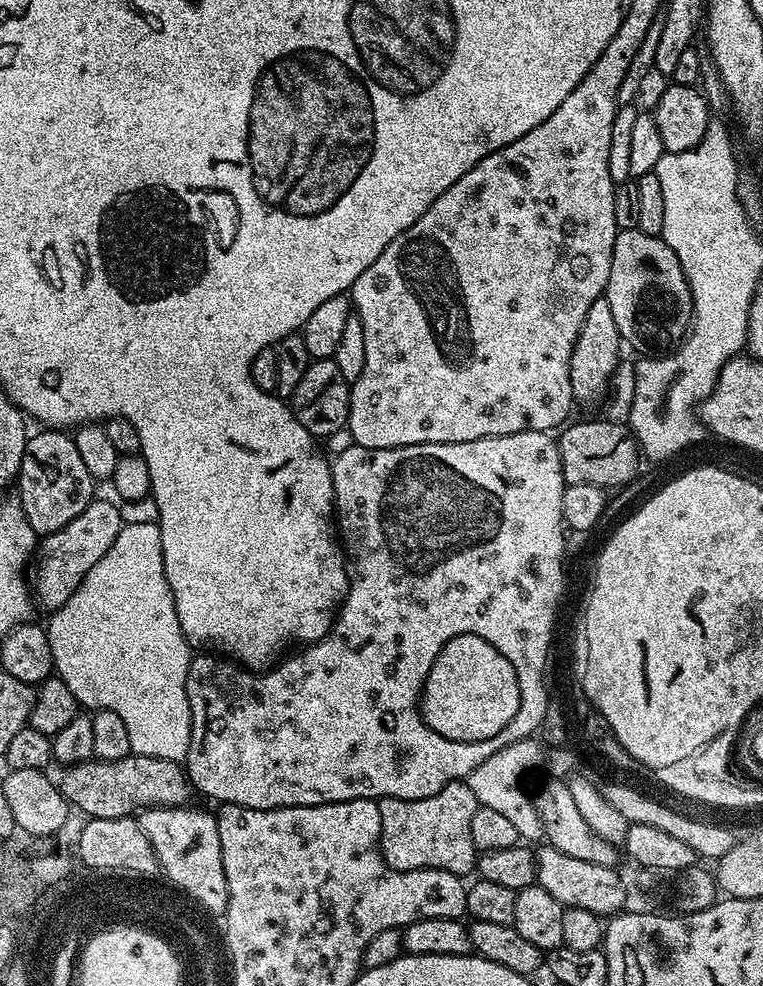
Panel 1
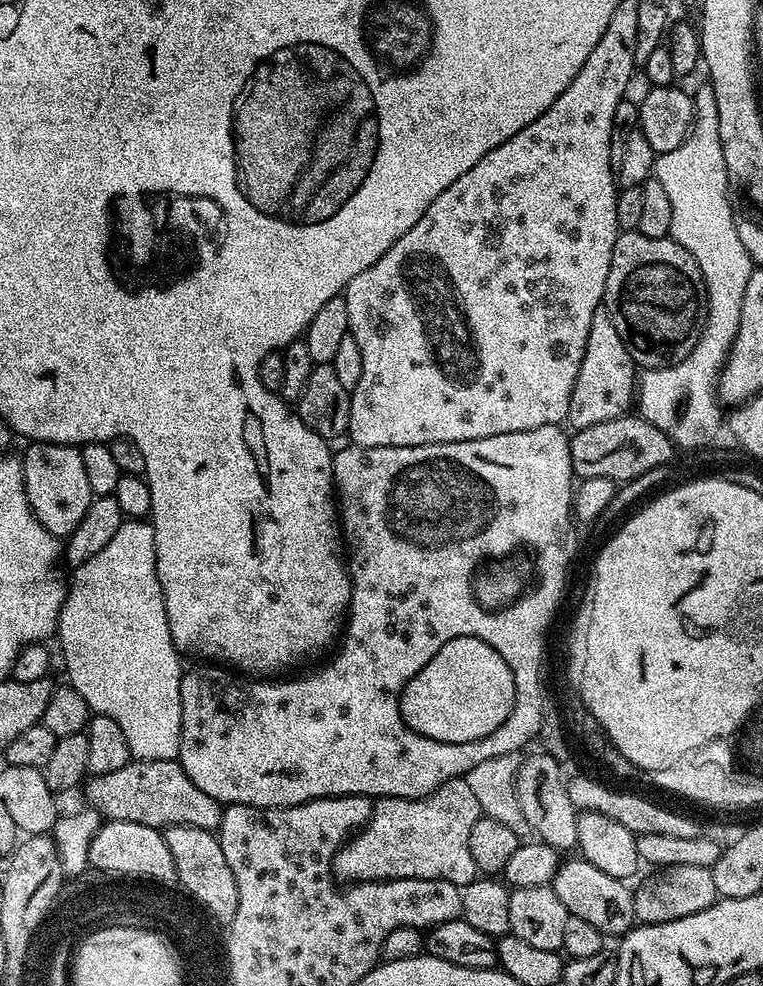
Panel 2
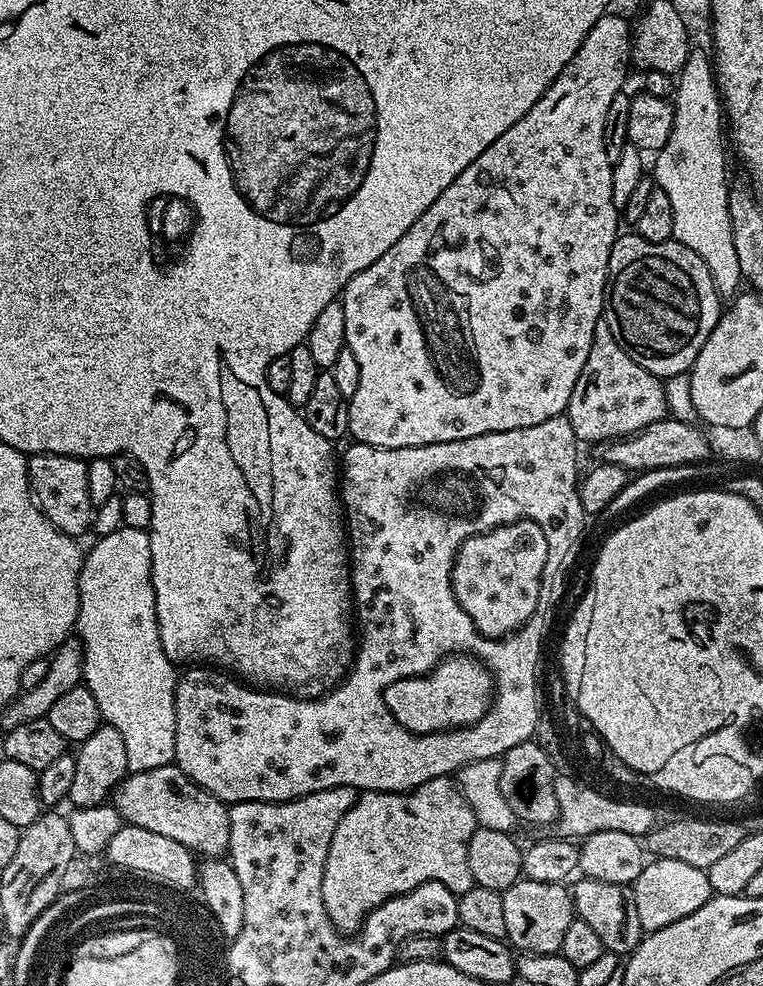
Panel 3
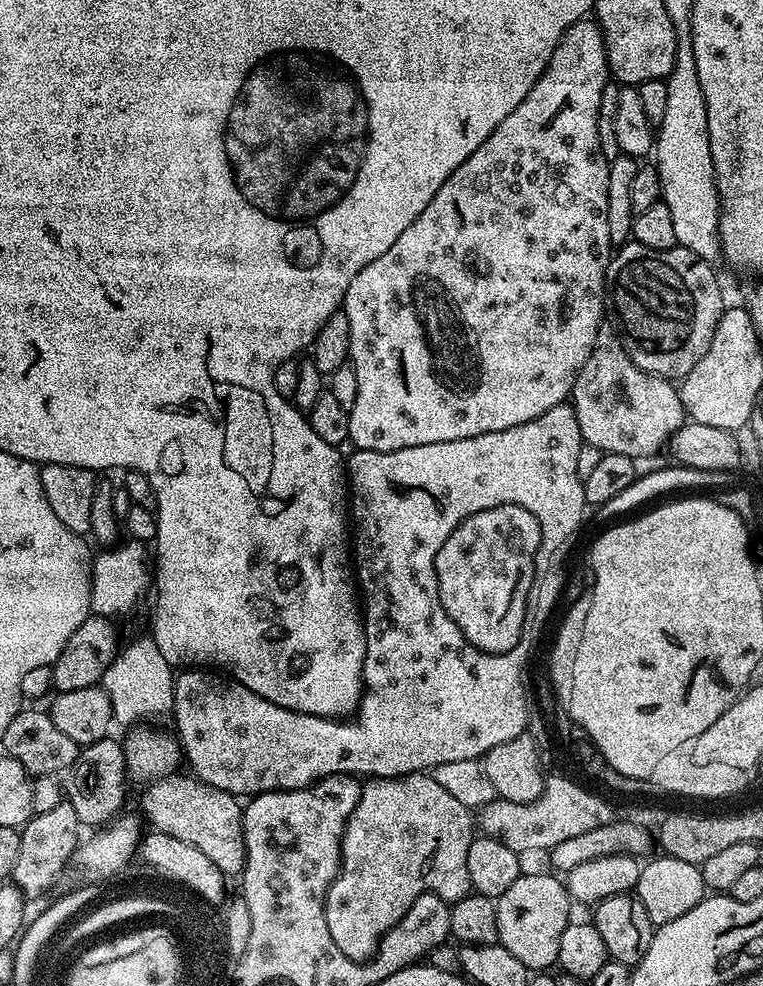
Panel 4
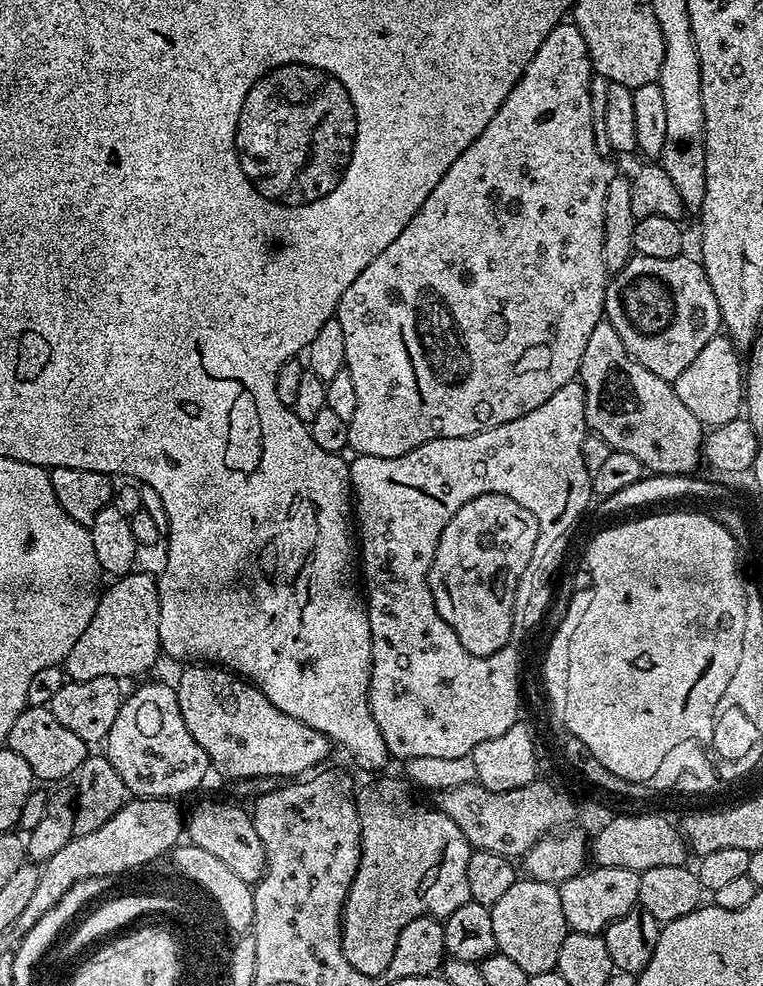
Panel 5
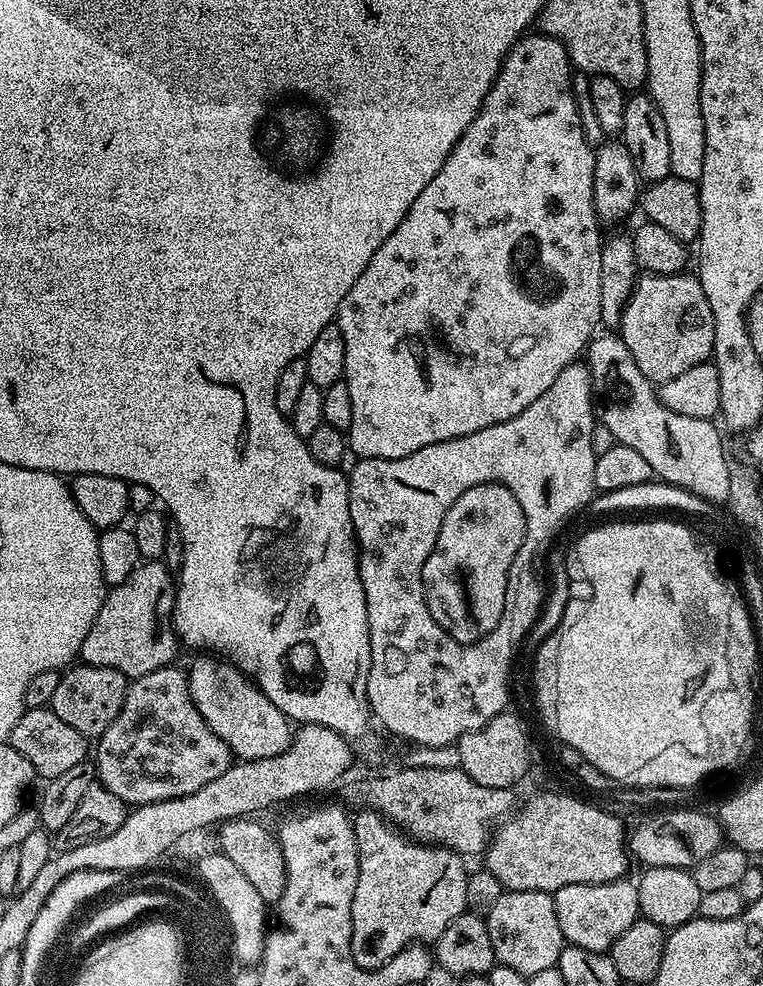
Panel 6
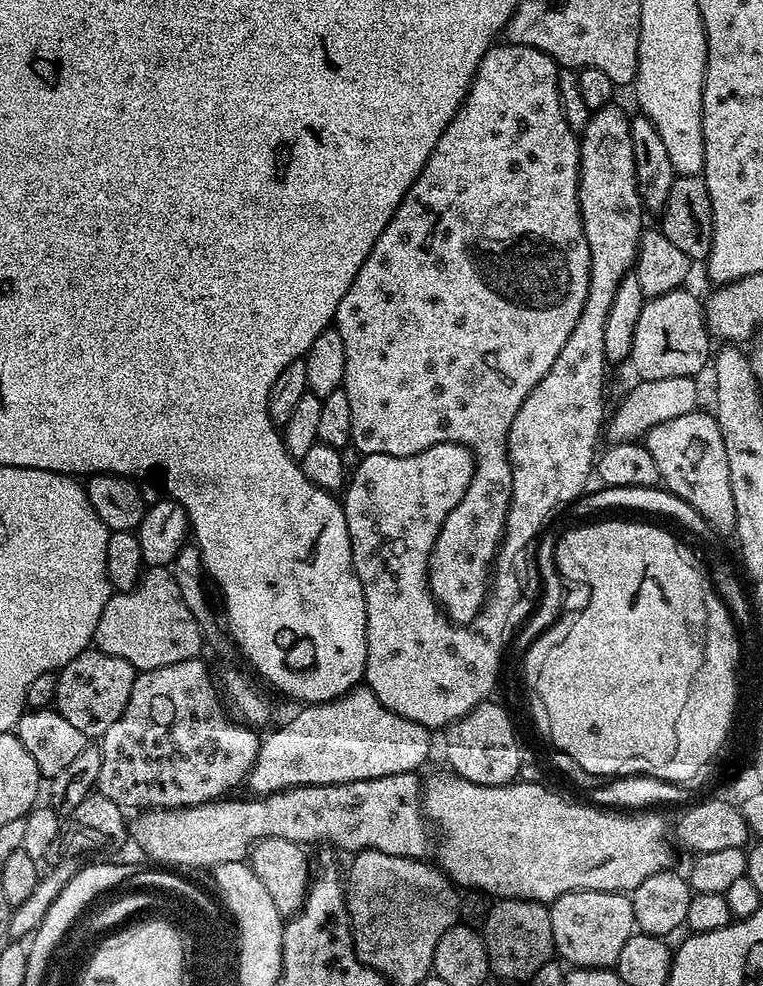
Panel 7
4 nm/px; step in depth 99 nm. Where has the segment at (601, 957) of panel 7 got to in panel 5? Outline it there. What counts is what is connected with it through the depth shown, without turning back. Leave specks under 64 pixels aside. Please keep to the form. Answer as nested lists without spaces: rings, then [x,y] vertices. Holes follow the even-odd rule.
[[[618,866],[589,867],[574,878],[558,885],[562,898],[562,914],[566,914],[569,929],[582,934],[600,934],[622,914],[637,907],[640,898],[640,873]]]

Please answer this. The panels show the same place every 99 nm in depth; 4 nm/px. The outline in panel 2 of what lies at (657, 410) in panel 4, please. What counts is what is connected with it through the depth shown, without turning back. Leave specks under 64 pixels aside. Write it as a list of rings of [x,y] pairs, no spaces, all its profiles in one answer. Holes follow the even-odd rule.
[[[602,306],[594,314],[594,322],[590,322],[586,354],[582,354],[582,366],[578,366],[578,378],[570,394],[567,427],[575,430],[627,416],[637,396],[638,366],[630,358],[630,350],[626,350],[607,308]]]

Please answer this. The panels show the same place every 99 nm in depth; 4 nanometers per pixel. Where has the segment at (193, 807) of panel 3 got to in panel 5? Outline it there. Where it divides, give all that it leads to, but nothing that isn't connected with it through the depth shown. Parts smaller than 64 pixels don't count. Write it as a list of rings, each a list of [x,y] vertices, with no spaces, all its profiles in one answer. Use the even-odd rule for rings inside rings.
[[[204,800],[192,813],[186,816],[186,836],[194,846],[202,846],[214,858],[220,859],[226,867],[238,874],[242,882],[255,886],[264,877],[266,854],[262,846],[262,838],[258,838],[258,830],[254,830],[254,822],[247,811],[243,812],[236,804],[223,804],[220,800]]]

